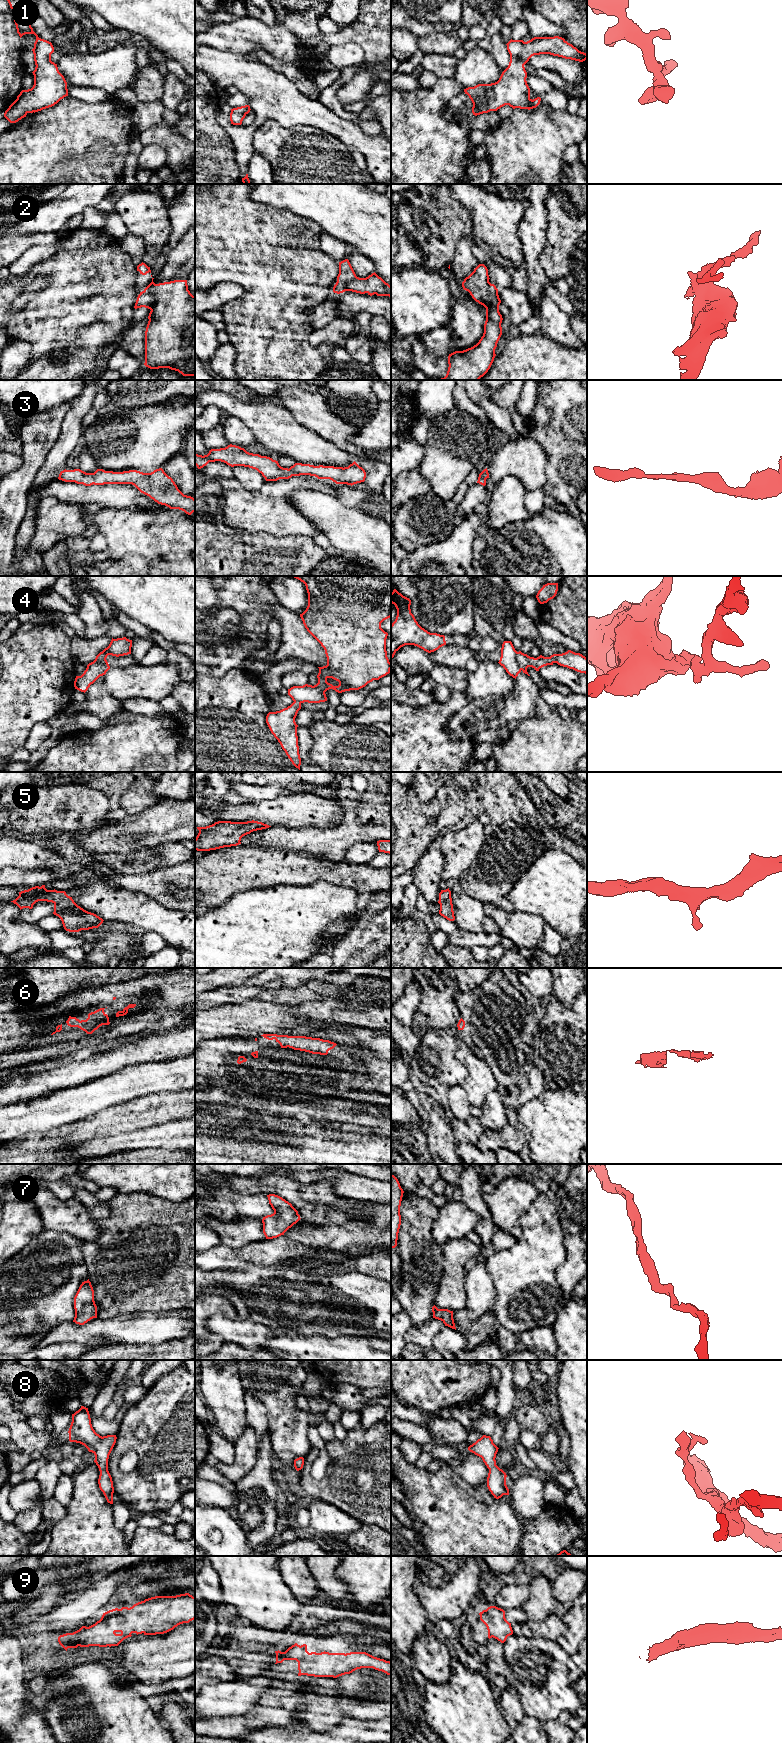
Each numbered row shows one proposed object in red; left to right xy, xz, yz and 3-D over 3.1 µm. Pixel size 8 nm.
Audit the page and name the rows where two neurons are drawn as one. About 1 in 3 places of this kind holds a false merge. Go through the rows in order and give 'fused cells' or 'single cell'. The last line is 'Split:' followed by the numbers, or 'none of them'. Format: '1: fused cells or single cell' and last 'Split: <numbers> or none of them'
1: single cell
2: fused cells
3: single cell
4: fused cells
5: single cell
6: single cell
7: single cell
8: single cell
9: single cell
Split: 2, 4

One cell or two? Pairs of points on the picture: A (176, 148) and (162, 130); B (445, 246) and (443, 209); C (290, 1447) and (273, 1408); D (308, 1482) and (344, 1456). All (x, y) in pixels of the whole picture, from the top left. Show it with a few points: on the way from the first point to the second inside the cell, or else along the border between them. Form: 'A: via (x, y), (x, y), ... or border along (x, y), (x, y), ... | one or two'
A: via (173, 144), (163, 134) | one
B: via (445, 237), (445, 218) | one
C: via (289, 1437), (289, 1426), (283, 1418) | one
D: via (319, 1484), (324, 1484), (341, 1467) | one

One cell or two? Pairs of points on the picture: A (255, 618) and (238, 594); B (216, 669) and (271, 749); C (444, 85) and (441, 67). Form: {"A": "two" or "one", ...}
{"A": "one", "B": "two", "C": "two"}

